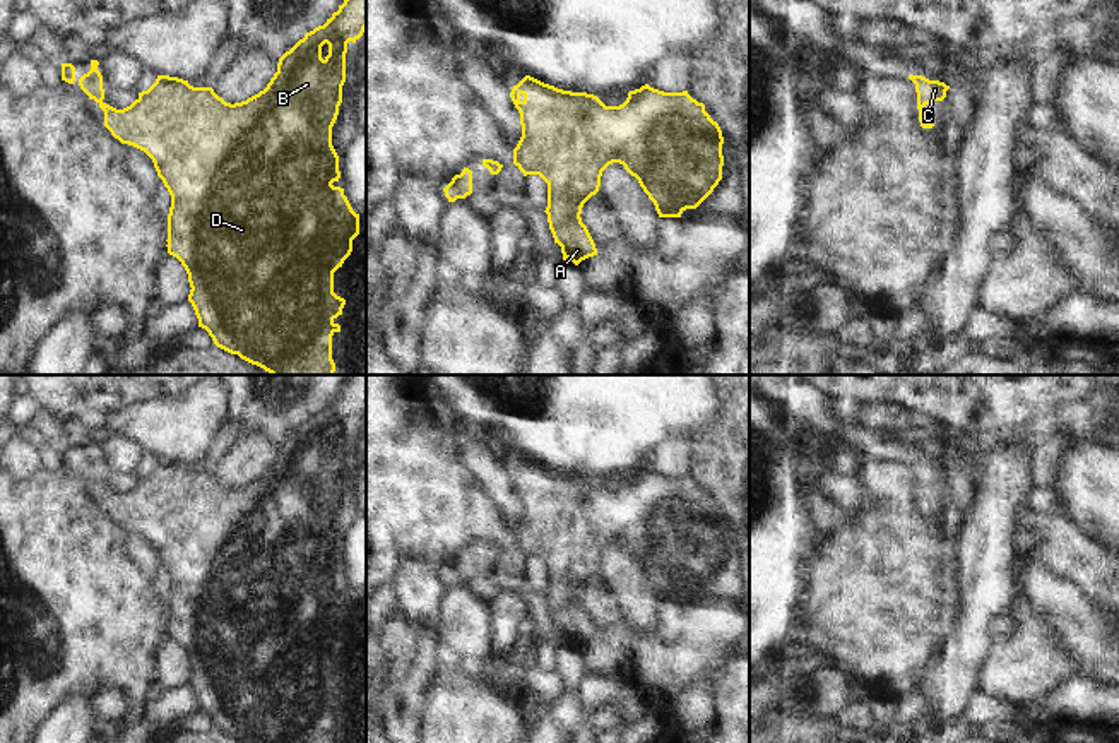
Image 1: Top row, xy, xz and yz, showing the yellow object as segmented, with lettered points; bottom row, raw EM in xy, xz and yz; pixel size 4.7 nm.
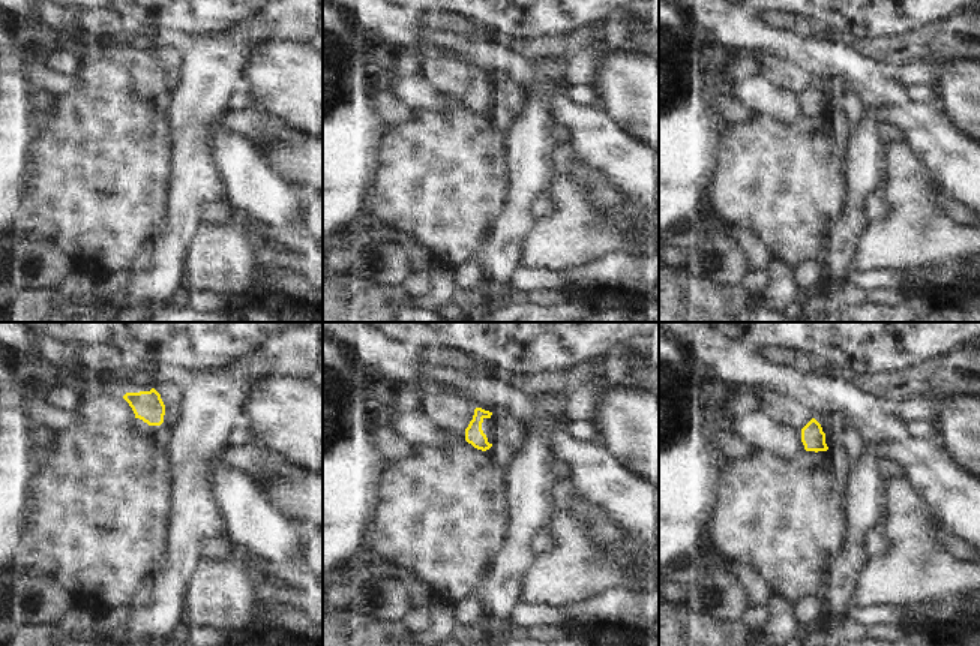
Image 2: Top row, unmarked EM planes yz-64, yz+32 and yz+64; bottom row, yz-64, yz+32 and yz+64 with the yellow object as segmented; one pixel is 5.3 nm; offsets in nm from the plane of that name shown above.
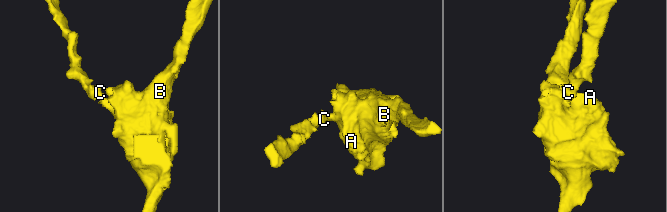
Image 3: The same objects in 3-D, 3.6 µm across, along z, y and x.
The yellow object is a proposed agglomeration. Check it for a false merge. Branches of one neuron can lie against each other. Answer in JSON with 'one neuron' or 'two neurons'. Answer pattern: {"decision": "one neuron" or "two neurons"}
{"decision": "one neuron"}

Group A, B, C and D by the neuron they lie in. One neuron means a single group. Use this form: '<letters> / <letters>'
A B C D

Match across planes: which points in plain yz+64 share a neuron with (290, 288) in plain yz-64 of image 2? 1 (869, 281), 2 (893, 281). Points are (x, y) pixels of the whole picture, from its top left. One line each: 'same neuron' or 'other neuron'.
1: same neuron
2: same neuron

